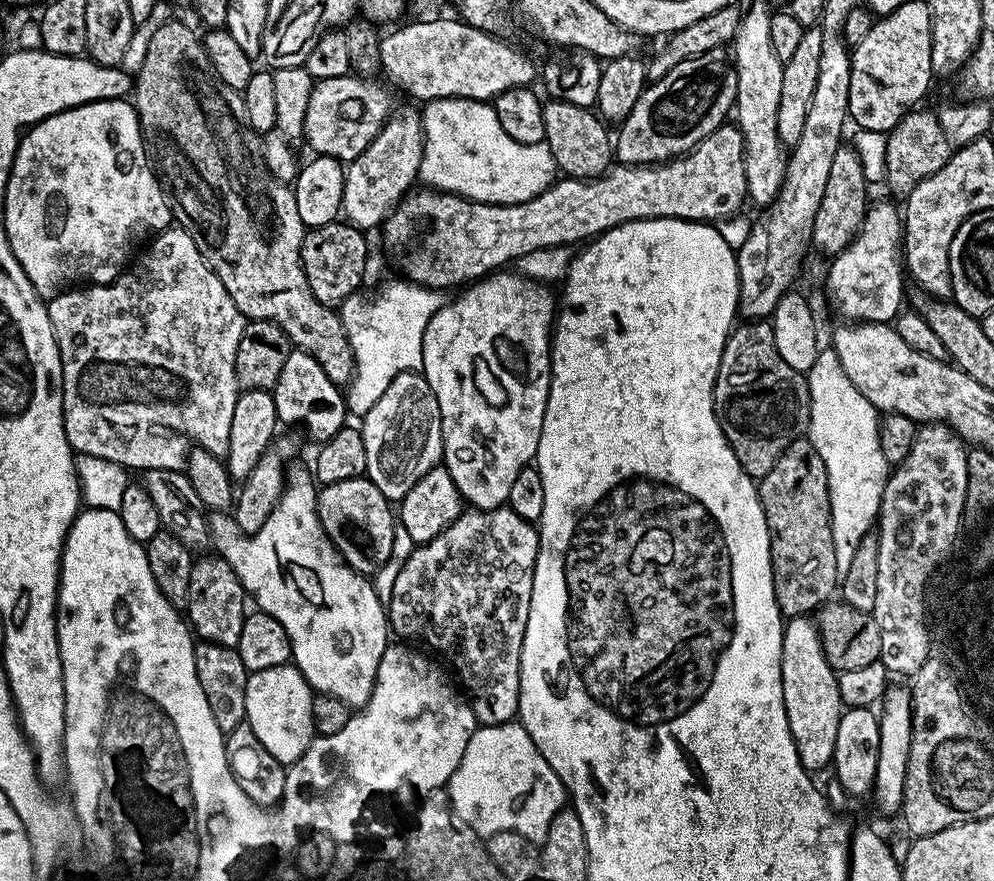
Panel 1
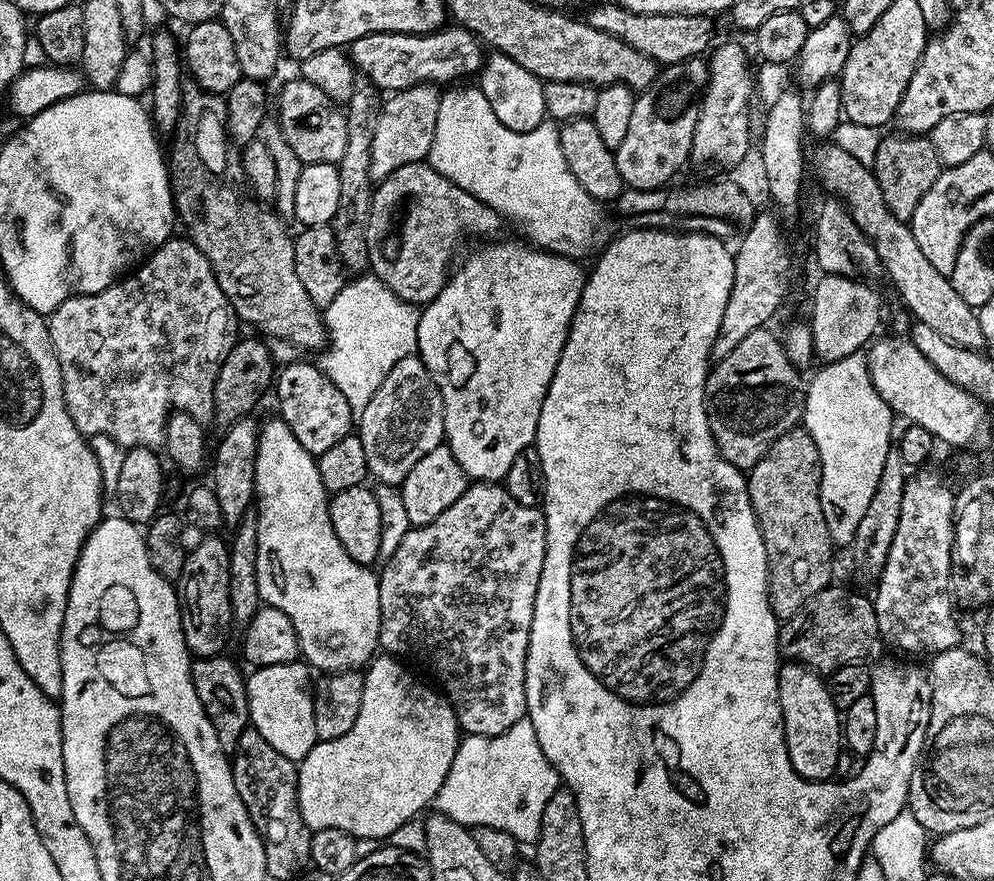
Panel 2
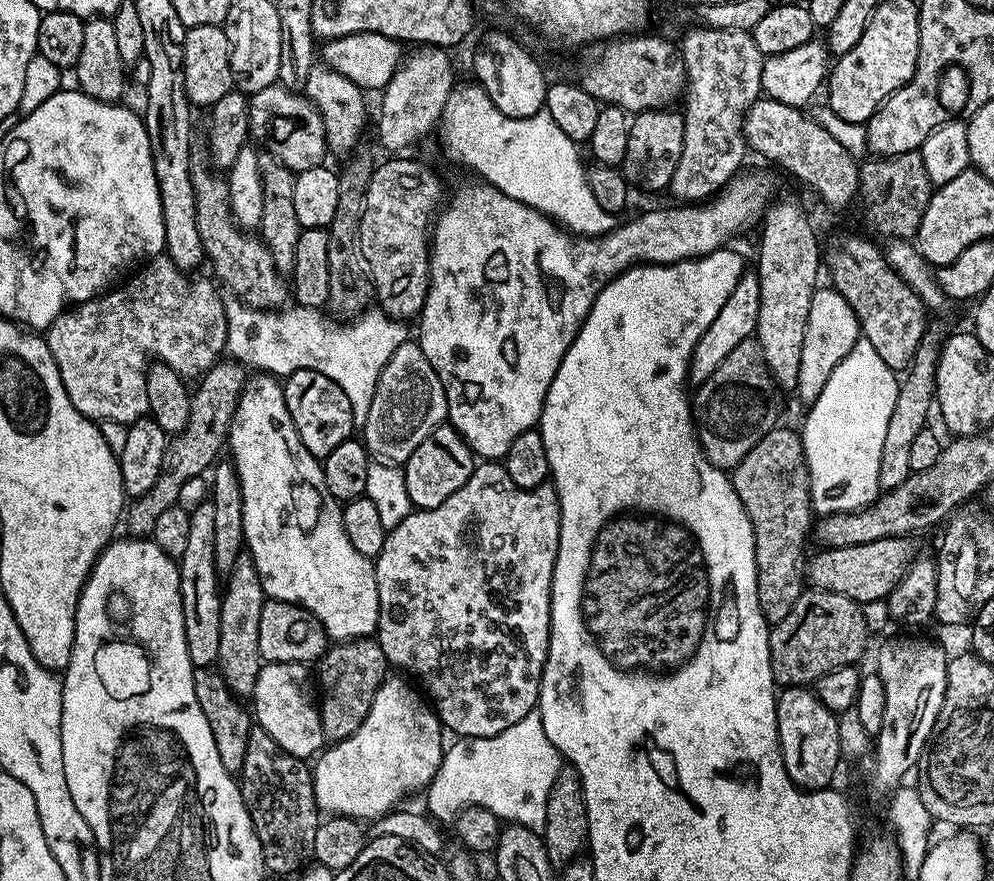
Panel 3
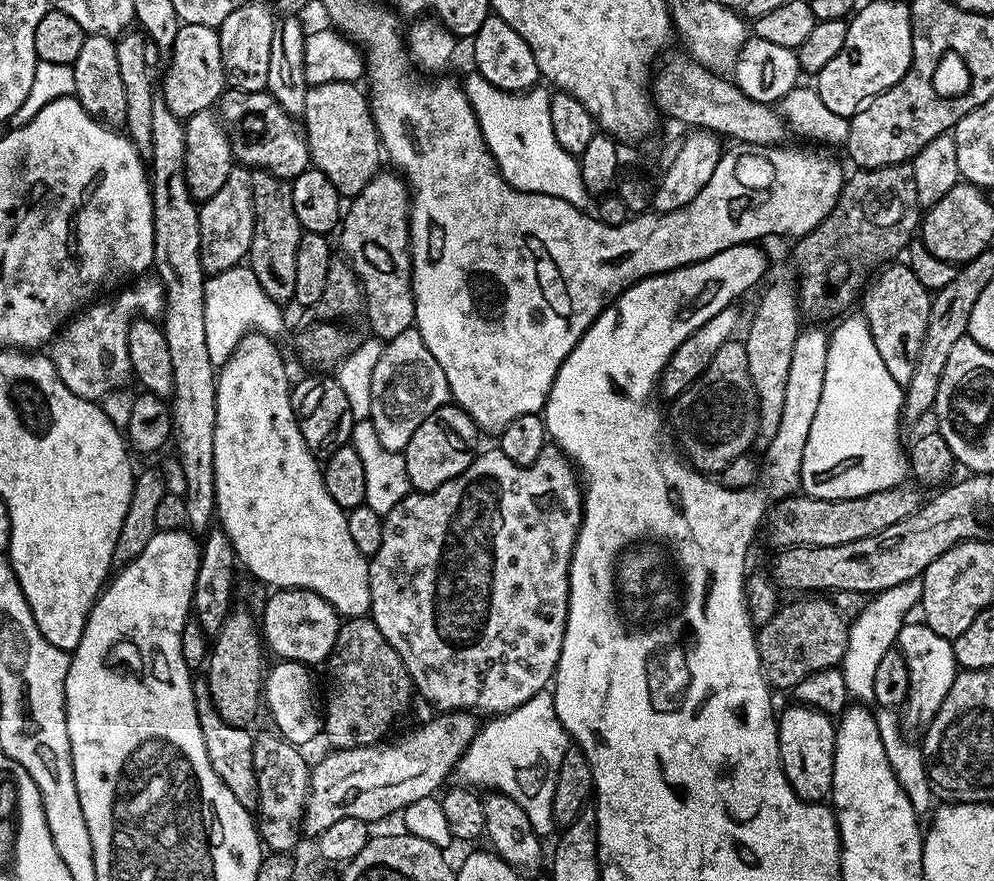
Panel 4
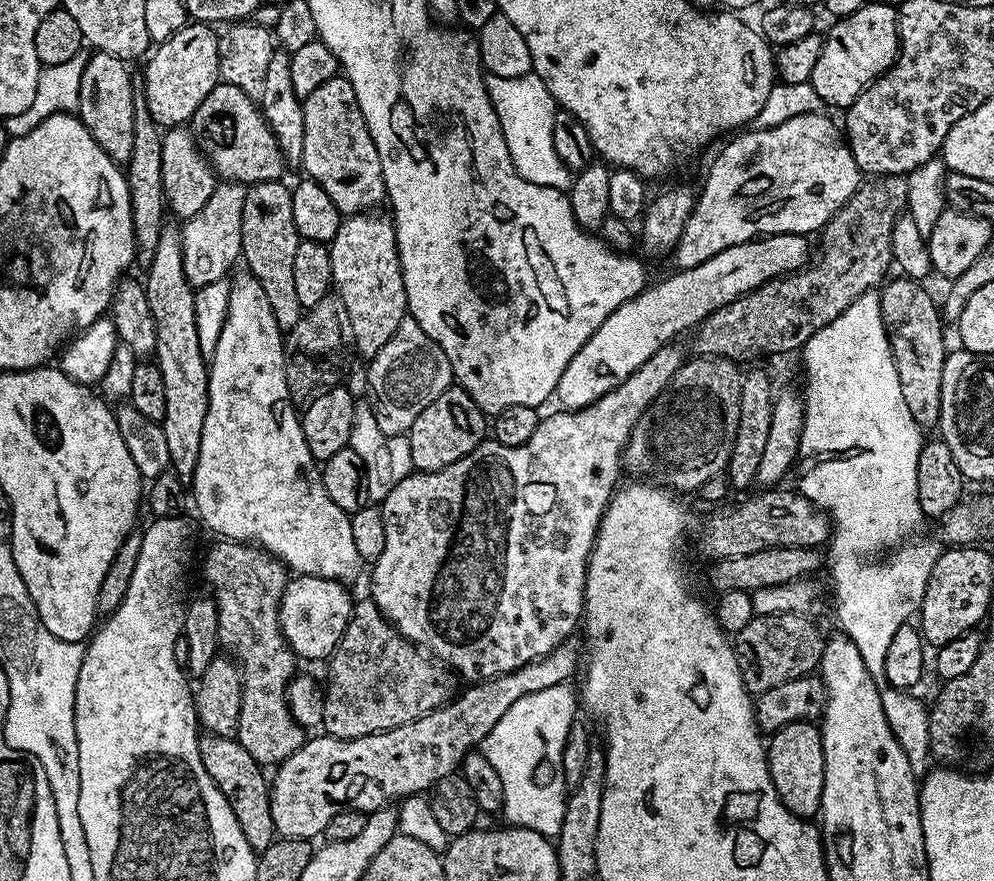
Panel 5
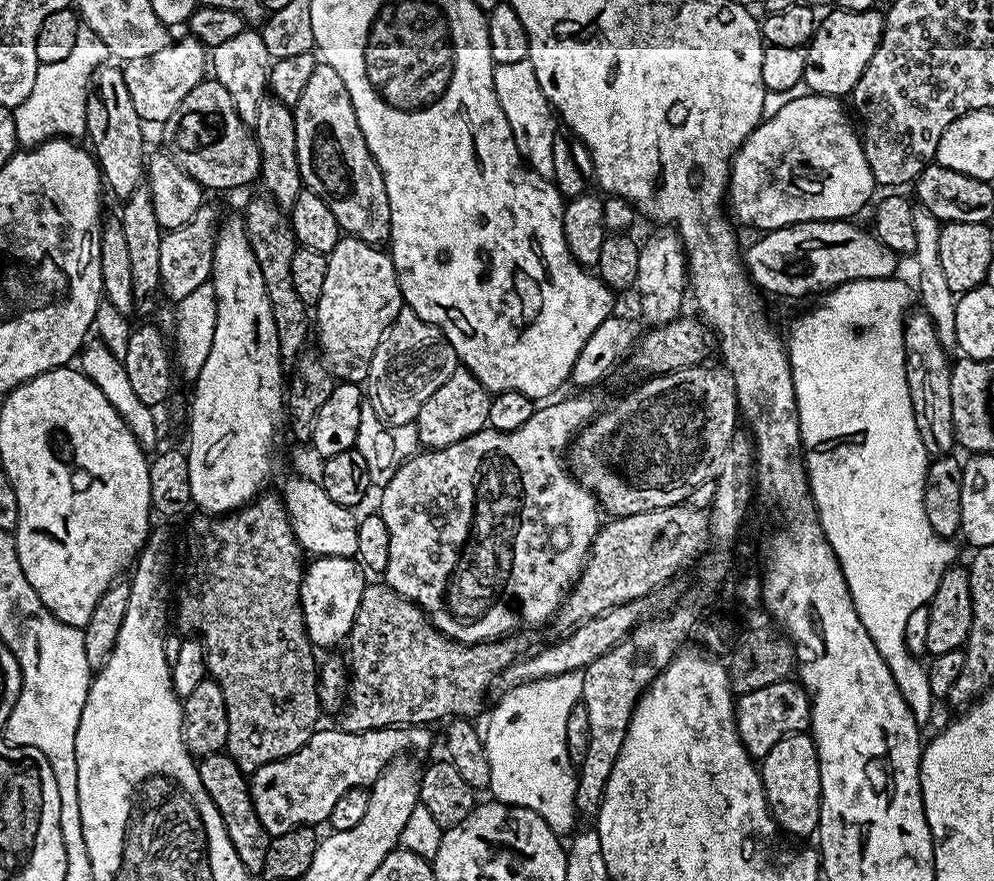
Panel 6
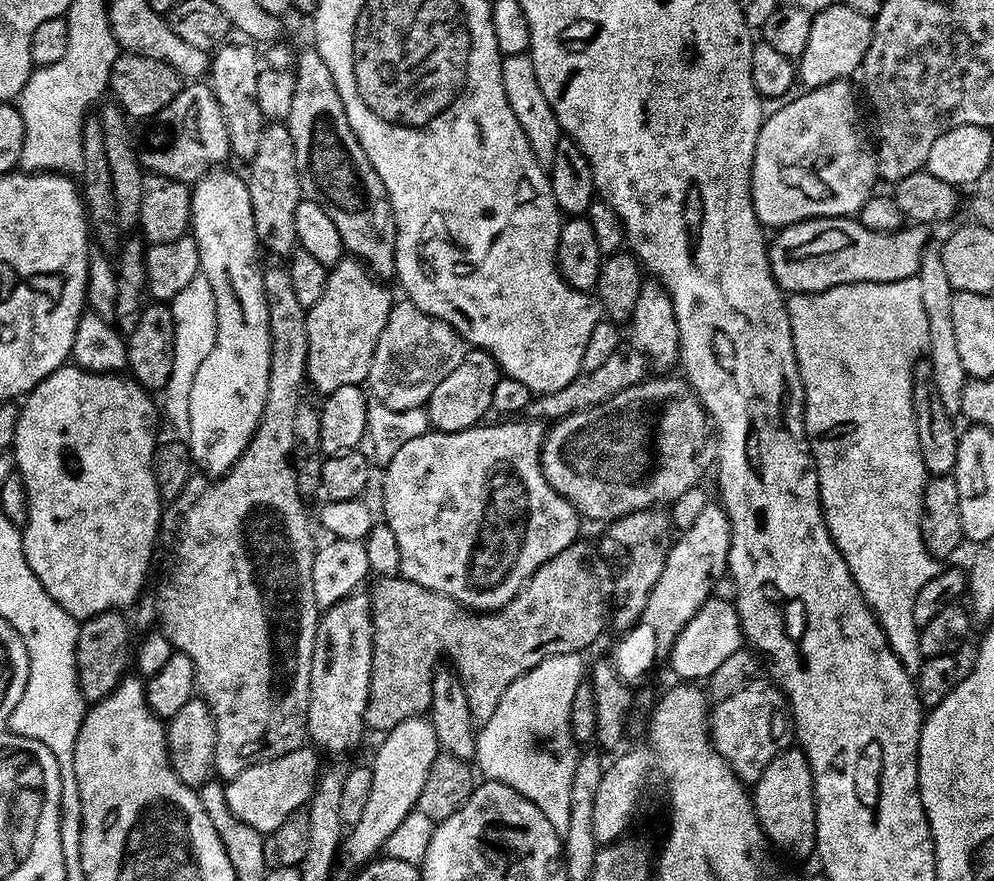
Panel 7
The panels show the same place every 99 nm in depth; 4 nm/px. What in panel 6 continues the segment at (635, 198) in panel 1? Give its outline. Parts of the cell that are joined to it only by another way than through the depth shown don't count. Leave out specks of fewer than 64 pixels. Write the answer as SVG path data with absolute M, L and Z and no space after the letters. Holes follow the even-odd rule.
M344 234L327 257L322 298L314 306L314 328L320 331L319 351L337 381L360 384L368 379L370 362L378 342L382 342L382 334L405 307L404 295L400 293L392 257L383 247Z

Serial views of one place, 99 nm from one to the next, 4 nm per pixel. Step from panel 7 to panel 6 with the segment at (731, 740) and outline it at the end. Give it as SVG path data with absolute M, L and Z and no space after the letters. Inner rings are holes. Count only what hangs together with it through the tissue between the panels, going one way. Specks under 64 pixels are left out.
M795 679L779 680L774 686L750 690L735 701L736 729L742 746L759 762L791 732L808 732L812 723L812 700L804 685Z

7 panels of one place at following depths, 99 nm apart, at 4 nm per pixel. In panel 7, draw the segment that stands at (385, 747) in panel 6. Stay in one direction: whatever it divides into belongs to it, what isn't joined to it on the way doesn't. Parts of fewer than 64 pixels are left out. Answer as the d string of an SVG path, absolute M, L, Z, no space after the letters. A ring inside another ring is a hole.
M301 746L242 770L242 774L224 784L226 806L230 806L230 814L246 822L246 826L254 826L254 830L259 832L267 834L278 830L286 818L301 811L312 797L316 781L322 775L319 758L315 747Z

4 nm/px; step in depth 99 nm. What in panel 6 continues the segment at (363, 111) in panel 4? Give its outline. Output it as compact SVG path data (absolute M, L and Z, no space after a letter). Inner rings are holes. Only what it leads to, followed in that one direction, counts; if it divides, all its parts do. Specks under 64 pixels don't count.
M317 63L314 74L310 74L309 84L304 87L302 98L298 98L296 103L294 122L298 134L301 185L307 191L318 194L318 198L322 198L326 206L330 206L334 218L338 218L341 233L356 236L367 244L383 245L390 234L390 198L386 198L386 182L382 178L382 170L378 170L366 146L366 138L358 126L358 114L354 114L354 102L350 102L350 94L334 66Z

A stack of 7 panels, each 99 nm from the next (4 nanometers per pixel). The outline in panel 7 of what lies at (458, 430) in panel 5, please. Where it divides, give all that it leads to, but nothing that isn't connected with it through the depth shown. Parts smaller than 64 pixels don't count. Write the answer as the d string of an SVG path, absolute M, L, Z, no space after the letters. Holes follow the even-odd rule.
M469 347L465 351L462 362L434 386L434 394L430 394L426 405L428 423L438 432L457 432L474 428L489 415L494 398L494 386L498 386L502 373L496 365L496 359L481 348Z

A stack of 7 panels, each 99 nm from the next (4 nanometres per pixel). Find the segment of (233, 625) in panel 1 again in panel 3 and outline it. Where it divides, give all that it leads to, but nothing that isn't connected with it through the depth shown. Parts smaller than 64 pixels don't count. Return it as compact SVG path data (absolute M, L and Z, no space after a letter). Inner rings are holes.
M204 499L190 512L190 534L186 550L178 558L180 589L182 590L182 618L186 626L186 654L190 654L193 668L211 668L218 661L218 646L222 635L222 576L214 562L214 506Z

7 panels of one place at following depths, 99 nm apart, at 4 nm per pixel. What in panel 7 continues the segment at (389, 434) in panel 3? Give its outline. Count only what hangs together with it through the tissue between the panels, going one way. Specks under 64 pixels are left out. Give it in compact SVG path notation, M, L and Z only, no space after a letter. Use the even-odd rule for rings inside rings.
M407 298L397 299L370 362L367 391L382 402L382 406L390 406L390 410L410 410L427 405L430 394L434 394L434 386L462 362L465 351L464 339L446 322L426 314Z

